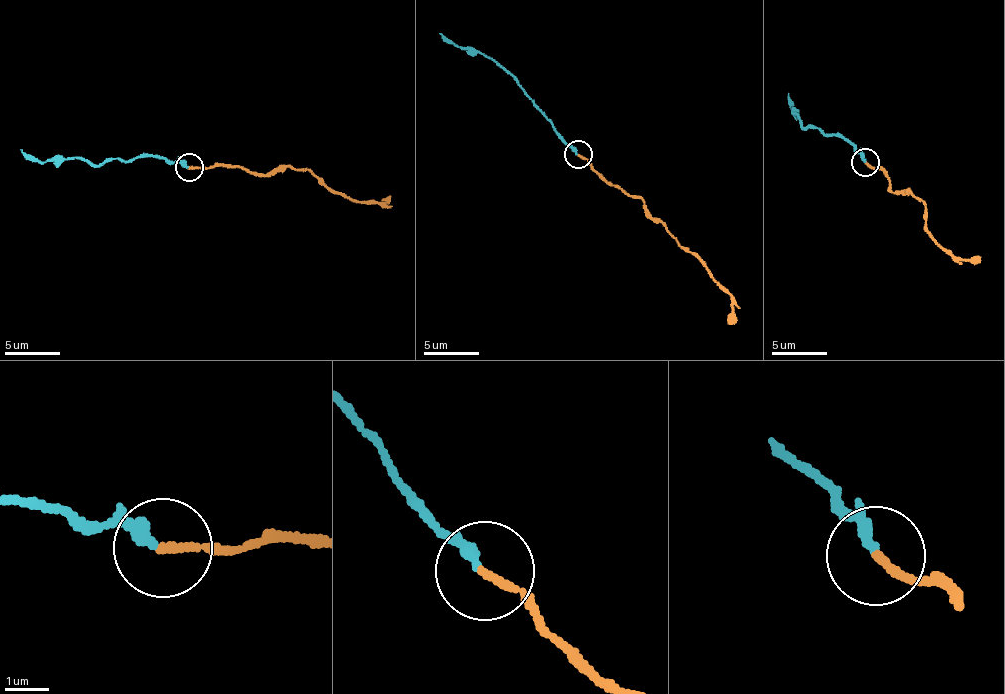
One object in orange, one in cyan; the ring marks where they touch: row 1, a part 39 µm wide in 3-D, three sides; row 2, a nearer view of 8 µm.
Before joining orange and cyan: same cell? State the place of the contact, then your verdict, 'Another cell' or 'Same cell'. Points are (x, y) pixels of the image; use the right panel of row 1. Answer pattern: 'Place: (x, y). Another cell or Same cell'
Place: (865, 162). Same cell

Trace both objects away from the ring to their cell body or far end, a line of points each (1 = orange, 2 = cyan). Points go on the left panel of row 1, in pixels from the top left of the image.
1: (190, 168), (225, 164), (263, 174), (303, 168), (340, 193), (379, 204), (387, 200), (382, 201)
2: (187, 168), (154, 156), (100, 164), (79, 158), (35, 161), (20, 149)

